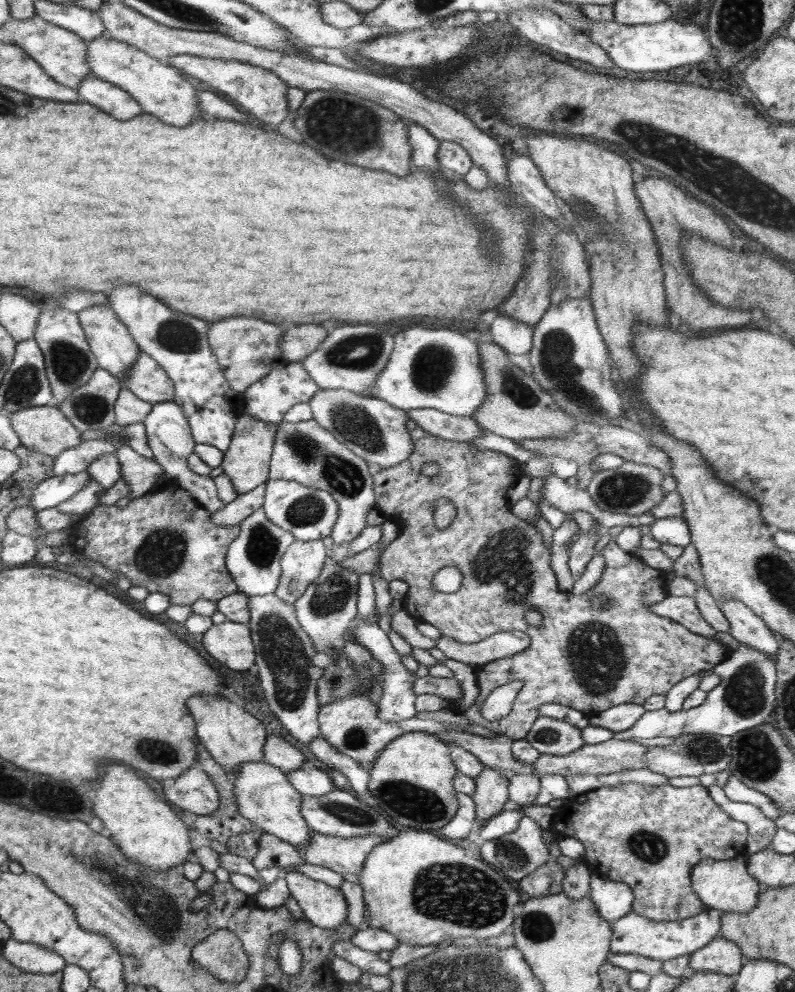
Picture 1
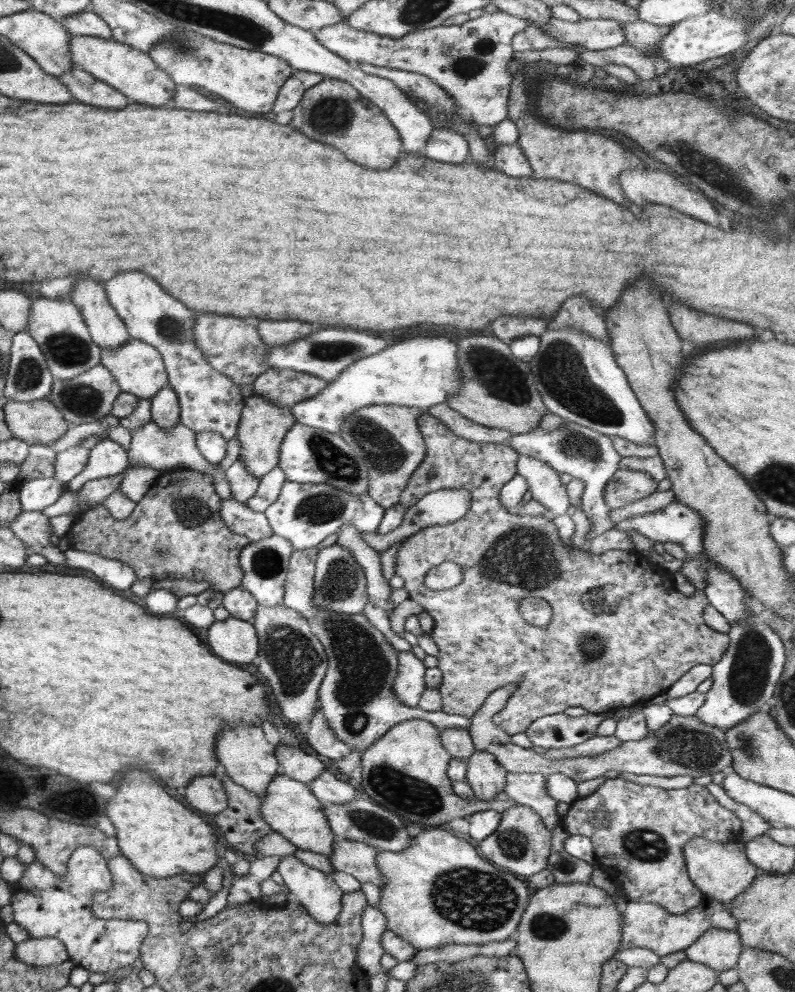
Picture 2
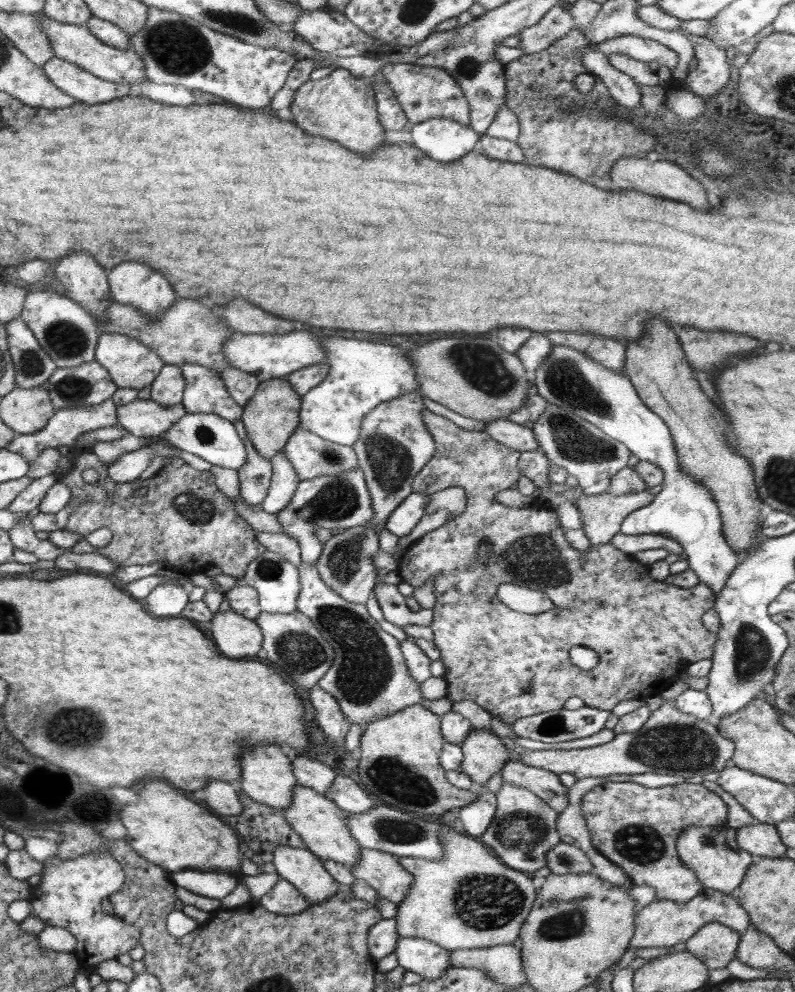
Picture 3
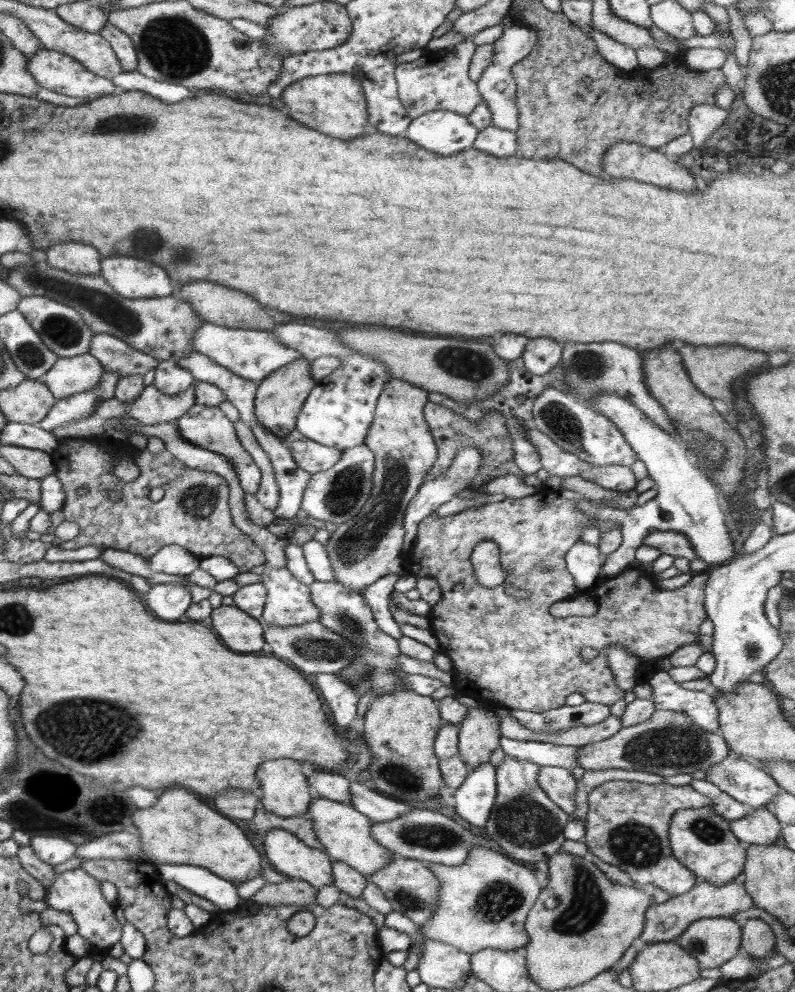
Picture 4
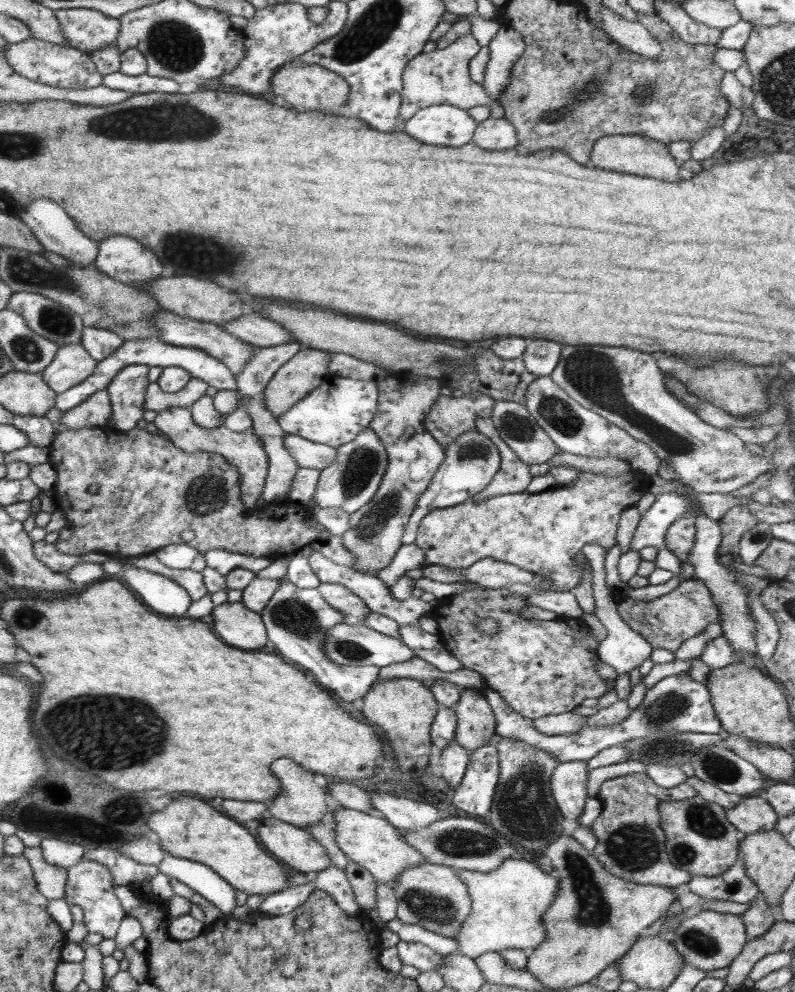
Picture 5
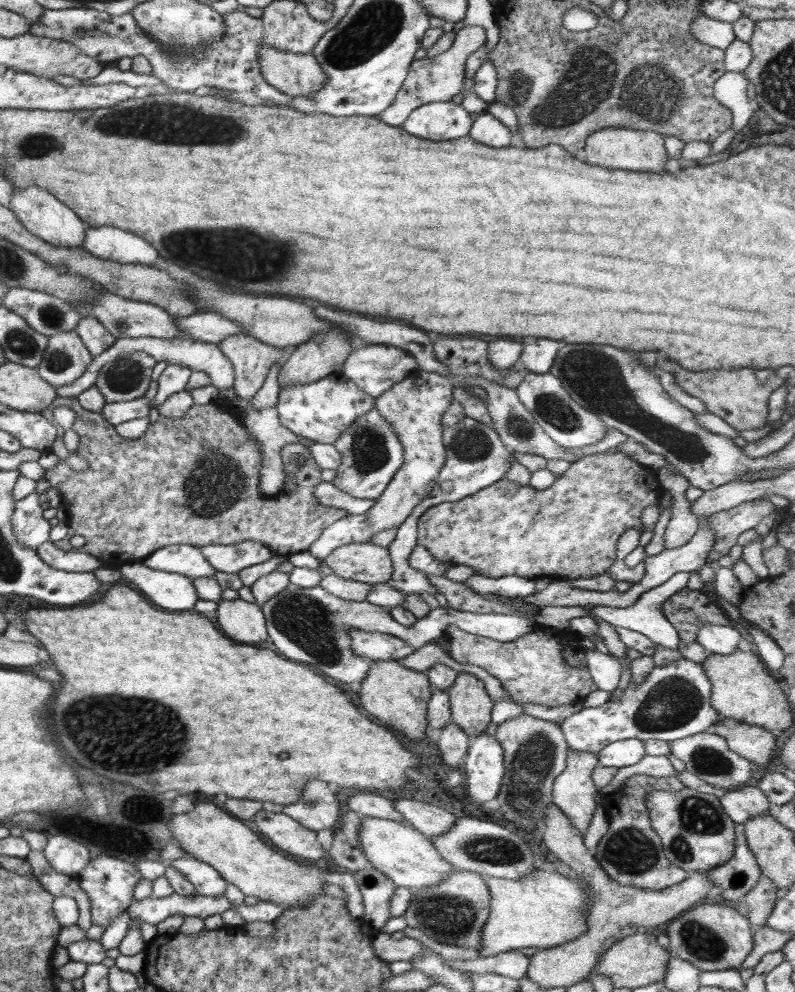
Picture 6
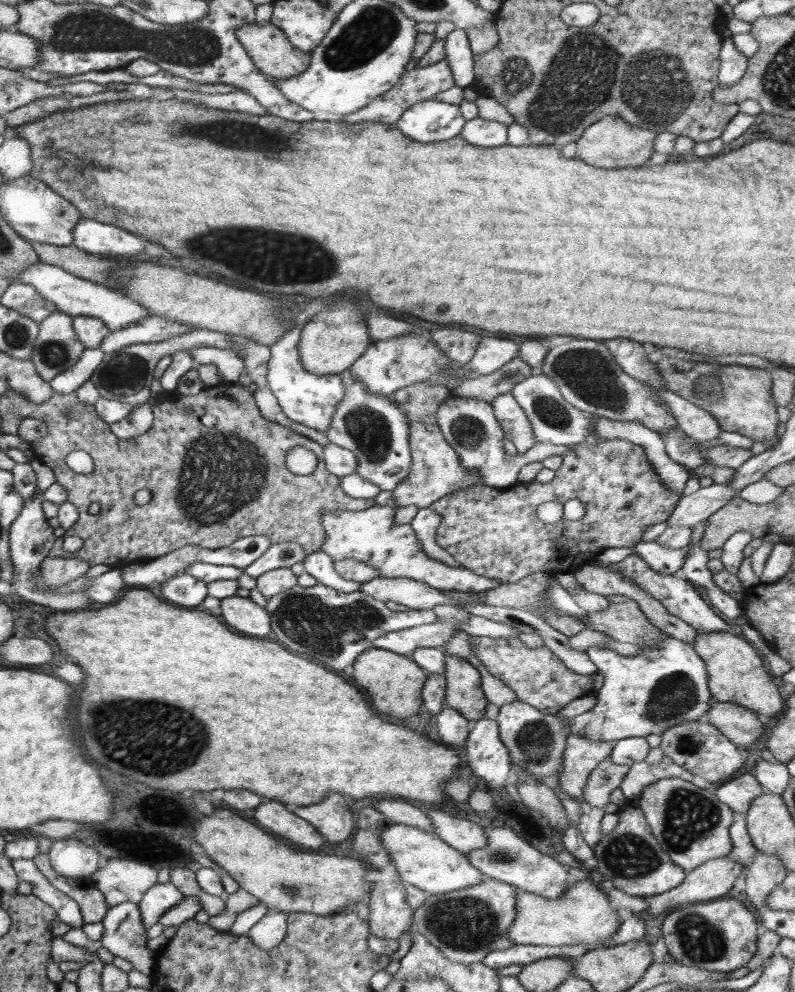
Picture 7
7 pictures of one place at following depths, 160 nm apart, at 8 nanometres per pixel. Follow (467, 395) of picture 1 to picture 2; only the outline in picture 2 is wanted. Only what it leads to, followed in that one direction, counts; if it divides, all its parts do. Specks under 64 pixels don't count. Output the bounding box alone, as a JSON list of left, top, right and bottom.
[291,338,461,435]

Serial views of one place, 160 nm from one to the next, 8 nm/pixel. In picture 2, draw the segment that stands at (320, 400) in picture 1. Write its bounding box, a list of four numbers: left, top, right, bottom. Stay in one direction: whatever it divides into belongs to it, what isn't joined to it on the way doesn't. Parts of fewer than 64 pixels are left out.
[339,404,427,509]

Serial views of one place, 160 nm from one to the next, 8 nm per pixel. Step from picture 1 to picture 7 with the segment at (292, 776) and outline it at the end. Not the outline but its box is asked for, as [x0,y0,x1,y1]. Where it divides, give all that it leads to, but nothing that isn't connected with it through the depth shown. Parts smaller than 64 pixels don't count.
[426,810,487,853]

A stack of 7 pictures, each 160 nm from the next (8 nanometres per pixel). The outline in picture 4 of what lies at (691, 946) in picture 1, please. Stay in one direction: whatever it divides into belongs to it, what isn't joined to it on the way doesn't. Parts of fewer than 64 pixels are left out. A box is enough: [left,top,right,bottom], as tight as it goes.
[639,877,754,944]

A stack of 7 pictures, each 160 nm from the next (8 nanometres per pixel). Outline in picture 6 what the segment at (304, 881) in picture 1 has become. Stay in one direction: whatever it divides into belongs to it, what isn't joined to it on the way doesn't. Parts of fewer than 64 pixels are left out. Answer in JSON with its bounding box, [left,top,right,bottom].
[253,809,326,864]

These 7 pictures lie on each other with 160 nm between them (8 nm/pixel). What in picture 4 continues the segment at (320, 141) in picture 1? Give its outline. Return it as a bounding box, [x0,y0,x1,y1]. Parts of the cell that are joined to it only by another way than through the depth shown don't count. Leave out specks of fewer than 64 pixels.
[280,73,368,140]

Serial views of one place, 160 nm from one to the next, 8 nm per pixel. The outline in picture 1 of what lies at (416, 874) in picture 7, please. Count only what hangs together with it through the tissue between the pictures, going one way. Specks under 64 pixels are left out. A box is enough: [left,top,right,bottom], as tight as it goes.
[234,762,313,847]

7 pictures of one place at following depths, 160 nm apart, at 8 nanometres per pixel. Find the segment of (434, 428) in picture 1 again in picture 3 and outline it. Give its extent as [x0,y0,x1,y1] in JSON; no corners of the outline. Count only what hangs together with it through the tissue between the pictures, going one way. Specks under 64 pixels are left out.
[483,419,540,451]

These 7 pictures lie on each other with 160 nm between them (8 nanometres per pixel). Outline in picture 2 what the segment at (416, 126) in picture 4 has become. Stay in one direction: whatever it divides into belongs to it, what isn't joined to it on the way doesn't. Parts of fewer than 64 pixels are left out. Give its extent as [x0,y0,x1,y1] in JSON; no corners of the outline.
[423,127,470,164]

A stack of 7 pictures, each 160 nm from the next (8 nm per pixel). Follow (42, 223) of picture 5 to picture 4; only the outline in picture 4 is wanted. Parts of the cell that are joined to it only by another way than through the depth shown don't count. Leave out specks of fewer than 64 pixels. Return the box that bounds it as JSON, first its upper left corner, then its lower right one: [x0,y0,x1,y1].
[40,244,100,275]

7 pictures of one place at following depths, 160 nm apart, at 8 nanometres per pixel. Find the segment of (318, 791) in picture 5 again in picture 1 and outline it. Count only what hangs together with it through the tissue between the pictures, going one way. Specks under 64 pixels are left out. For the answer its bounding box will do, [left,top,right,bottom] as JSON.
[186,696,268,774]

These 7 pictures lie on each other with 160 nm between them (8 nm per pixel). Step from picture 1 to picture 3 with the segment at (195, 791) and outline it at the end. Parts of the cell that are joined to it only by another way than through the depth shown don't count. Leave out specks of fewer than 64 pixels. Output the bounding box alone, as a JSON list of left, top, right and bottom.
[202,780,243,816]

